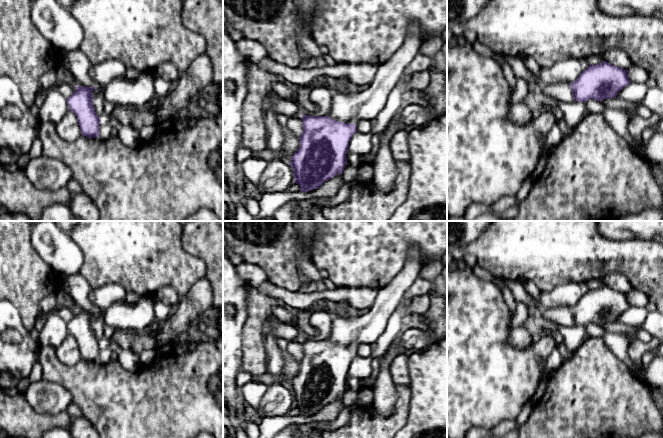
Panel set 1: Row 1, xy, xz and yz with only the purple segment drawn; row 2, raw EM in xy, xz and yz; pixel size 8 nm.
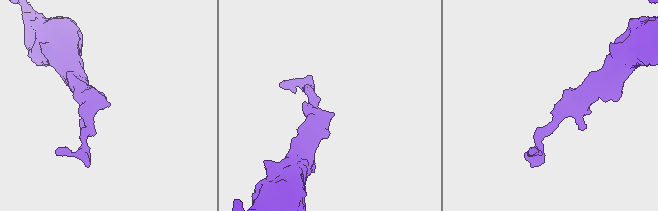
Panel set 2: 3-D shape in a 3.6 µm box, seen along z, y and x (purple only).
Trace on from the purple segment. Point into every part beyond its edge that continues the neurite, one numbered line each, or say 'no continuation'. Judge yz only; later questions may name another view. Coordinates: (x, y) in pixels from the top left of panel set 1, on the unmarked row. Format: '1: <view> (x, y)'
1: yz (561, 315)

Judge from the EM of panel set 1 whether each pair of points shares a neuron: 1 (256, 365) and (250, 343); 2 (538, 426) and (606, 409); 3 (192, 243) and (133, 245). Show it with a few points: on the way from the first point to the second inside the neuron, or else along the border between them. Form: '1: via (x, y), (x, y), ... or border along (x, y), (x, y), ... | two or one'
1: via (254, 360), (253, 348) | one
2: via (555, 426), (573, 426), (589, 410) | one
3: border along (181, 231), (182, 247), (188, 253), (200, 258) | two

